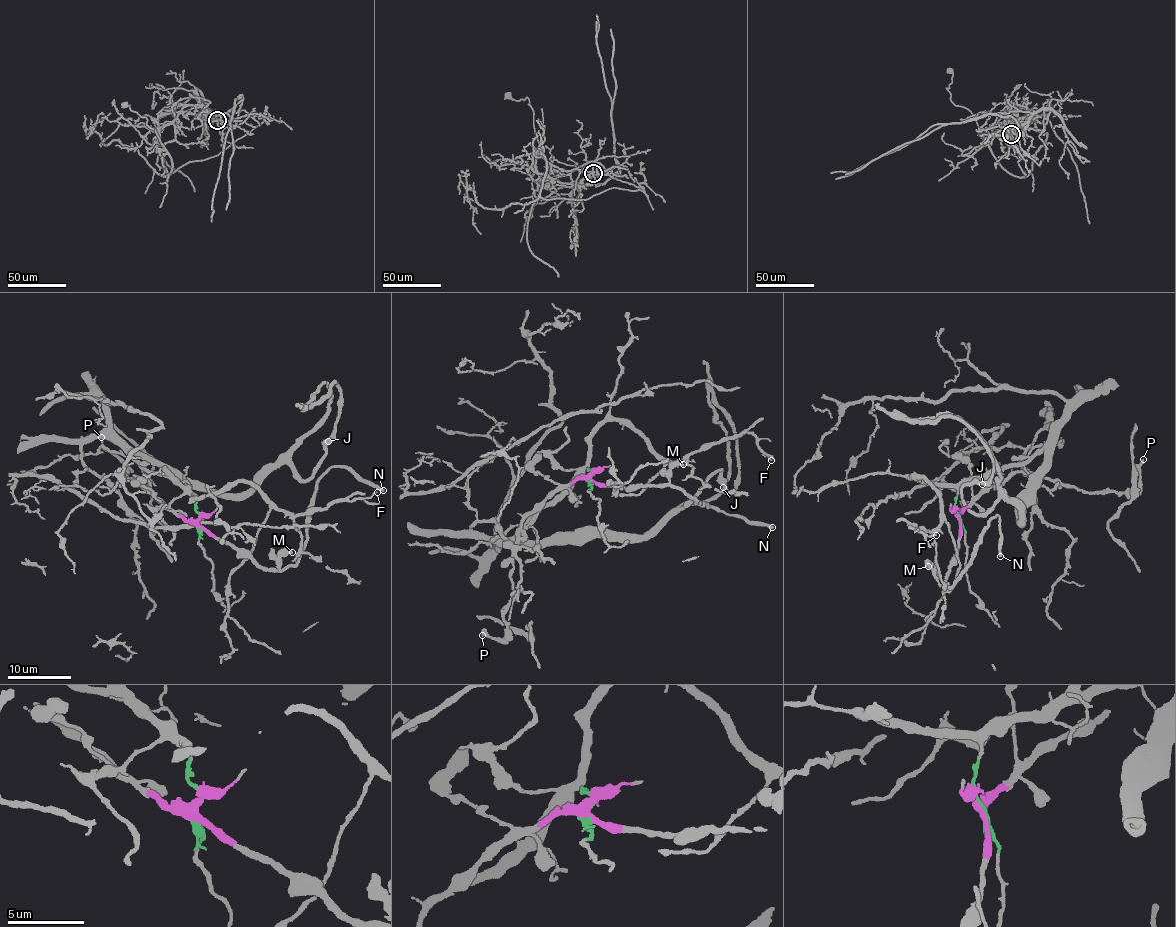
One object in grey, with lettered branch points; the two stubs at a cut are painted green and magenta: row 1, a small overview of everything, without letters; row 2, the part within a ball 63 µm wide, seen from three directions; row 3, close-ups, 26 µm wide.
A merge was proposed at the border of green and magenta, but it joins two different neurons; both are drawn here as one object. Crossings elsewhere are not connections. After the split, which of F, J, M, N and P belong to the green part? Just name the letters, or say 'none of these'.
F, J

